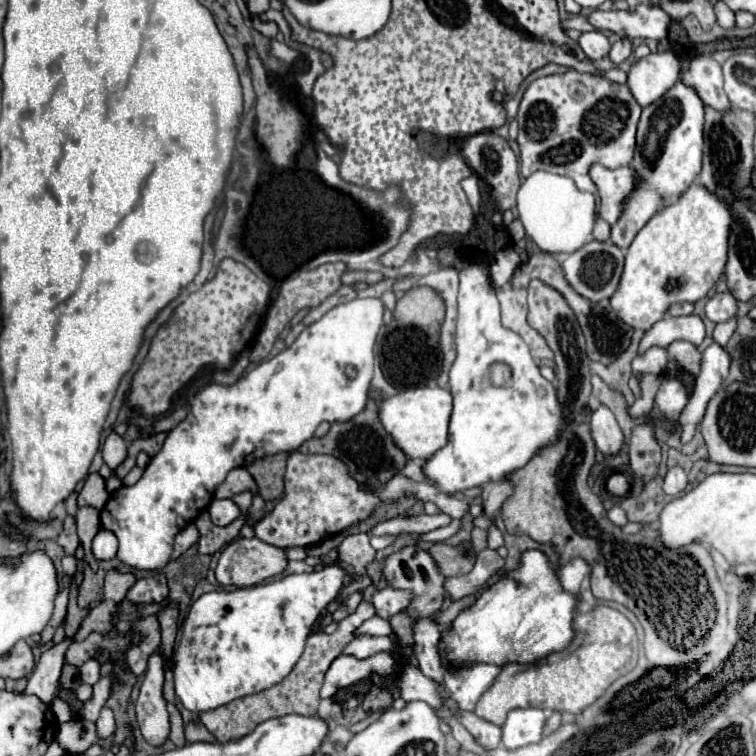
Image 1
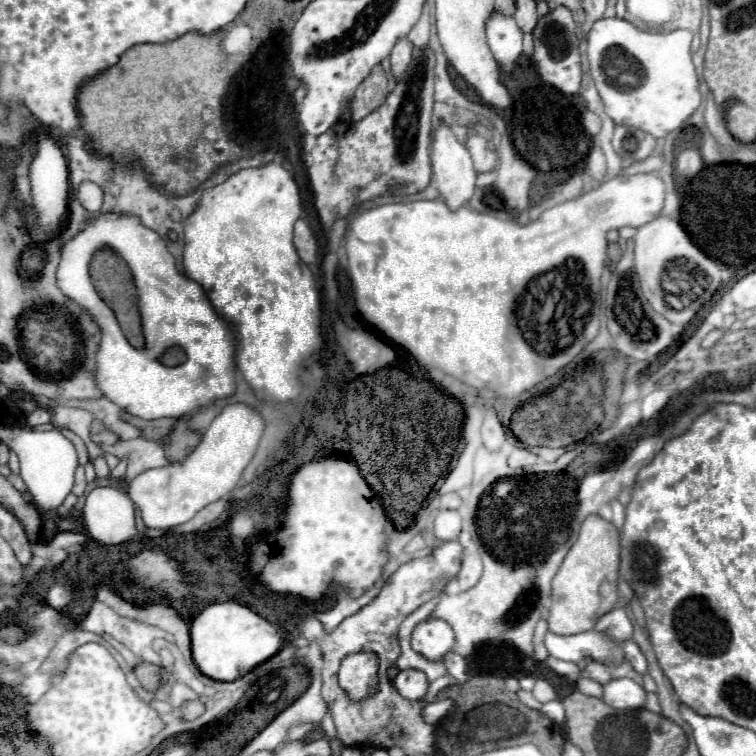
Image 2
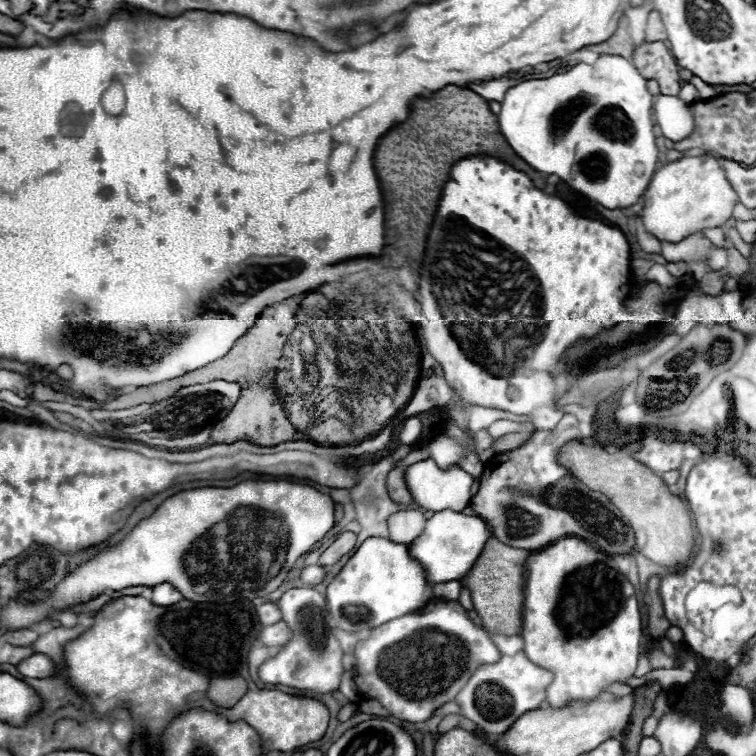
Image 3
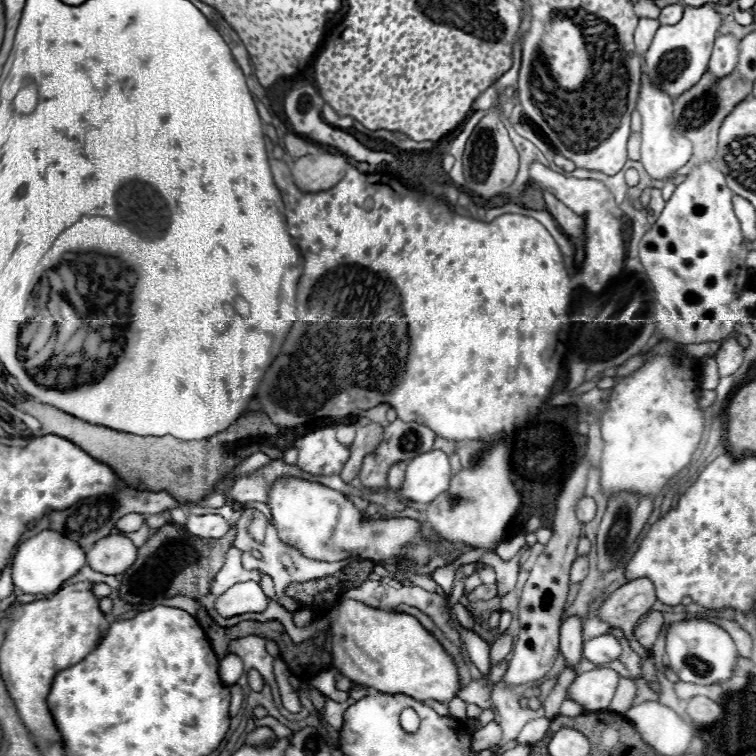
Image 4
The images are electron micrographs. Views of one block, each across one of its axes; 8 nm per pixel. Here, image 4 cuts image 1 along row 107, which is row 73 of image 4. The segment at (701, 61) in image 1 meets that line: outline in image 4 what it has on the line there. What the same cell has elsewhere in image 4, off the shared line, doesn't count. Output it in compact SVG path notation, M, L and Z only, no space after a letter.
M724 34L716 38L710 62L708 62L708 72L712 72L712 76L716 76L720 80L720 76L728 76L732 74L736 62L738 62L738 44L740 40Z

